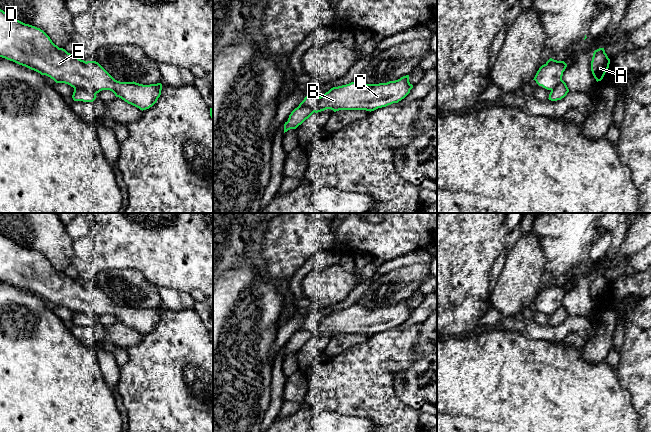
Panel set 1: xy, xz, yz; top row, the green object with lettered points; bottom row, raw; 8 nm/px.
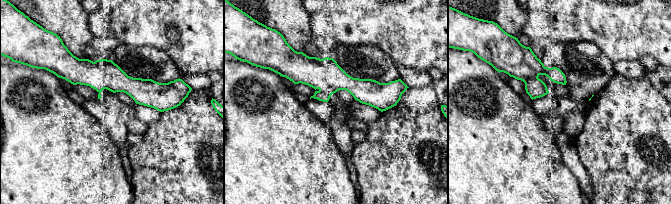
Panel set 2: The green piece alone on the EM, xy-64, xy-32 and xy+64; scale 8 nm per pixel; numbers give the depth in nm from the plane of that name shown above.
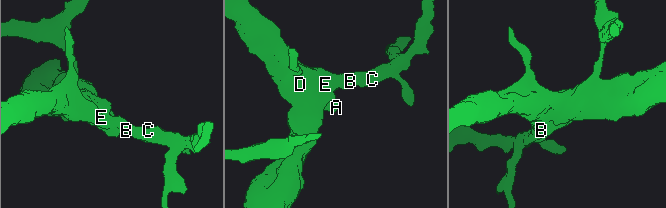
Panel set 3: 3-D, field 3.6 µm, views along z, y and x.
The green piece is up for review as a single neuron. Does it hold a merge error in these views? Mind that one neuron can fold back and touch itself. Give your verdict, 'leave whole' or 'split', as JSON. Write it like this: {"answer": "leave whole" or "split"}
{"answer": "split"}

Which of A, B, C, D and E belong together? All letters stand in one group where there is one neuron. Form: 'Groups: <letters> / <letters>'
Groups: A / B C D E

